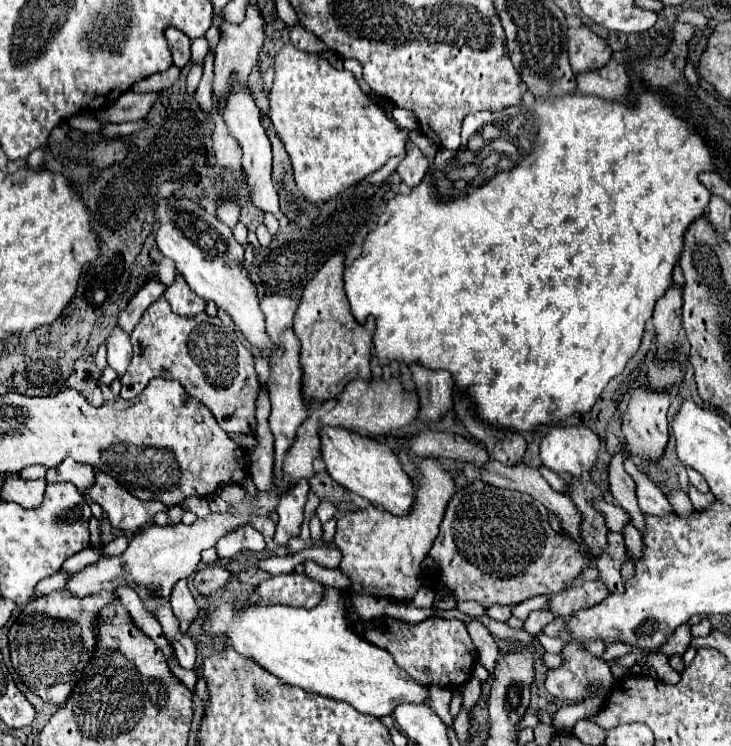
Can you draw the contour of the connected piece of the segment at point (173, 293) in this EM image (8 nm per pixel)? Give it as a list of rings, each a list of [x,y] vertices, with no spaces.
[[[176,275],[176,281],[164,291],[164,297],[176,315],[194,317],[206,309],[206,301],[186,285],[182,275]]]

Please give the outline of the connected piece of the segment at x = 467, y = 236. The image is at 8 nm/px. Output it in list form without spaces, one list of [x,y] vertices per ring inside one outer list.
[[[634,85],[634,93],[636,93],[638,99],[636,99],[636,105],[630,105],[630,107],[624,105],[624,103],[616,103],[616,101],[610,103],[610,101],[604,101],[604,99],[598,99],[598,97],[592,97],[592,95],[588,95],[588,97],[586,95],[584,97],[580,97],[580,95],[564,95],[564,97],[550,99],[550,101],[536,99],[534,105],[528,107],[528,109],[524,109],[524,107],[510,107],[510,109],[504,109],[504,111],[498,111],[498,113],[480,111],[480,113],[472,113],[472,115],[468,115],[464,119],[464,125],[462,125],[462,145],[456,151],[438,149],[438,153],[436,153],[432,165],[428,167],[428,173],[422,179],[422,183],[418,187],[414,187],[408,197],[398,195],[392,201],[388,201],[386,213],[382,213],[378,217],[376,229],[366,237],[366,241],[362,245],[362,255],[344,271],[344,291],[346,291],[348,301],[352,303],[350,311],[352,311],[354,319],[358,323],[362,323],[362,325],[366,323],[368,317],[376,319],[374,355],[378,357],[380,367],[384,367],[384,365],[388,365],[392,361],[398,361],[398,363],[404,363],[404,365],[420,363],[422,367],[426,367],[430,371],[444,369],[444,371],[448,371],[452,375],[452,379],[456,383],[456,389],[468,397],[468,401],[476,409],[476,417],[480,421],[486,421],[488,425],[494,425],[494,427],[500,427],[500,429],[518,431],[518,433],[532,431],[538,425],[550,425],[554,421],[564,421],[566,417],[572,417],[574,413],[584,415],[584,413],[588,413],[592,409],[592,405],[600,397],[600,393],[608,385],[608,381],[612,377],[620,375],[624,371],[628,359],[638,351],[640,339],[642,339],[642,333],[644,333],[644,325],[652,317],[652,309],[654,309],[656,301],[666,293],[668,285],[672,283],[672,269],[674,269],[674,265],[680,259],[680,251],[682,251],[682,243],[684,243],[684,231],[694,221],[694,217],[698,219],[706,211],[706,205],[710,201],[710,191],[706,191],[706,187],[698,181],[698,173],[714,169],[714,159],[710,157],[712,155],[710,147],[704,143],[704,139],[696,133],[696,129],[690,123],[686,123],[684,119],[678,119],[674,115],[674,111],[666,105],[666,101],[662,97],[658,97],[656,93],[648,93],[640,85]]]

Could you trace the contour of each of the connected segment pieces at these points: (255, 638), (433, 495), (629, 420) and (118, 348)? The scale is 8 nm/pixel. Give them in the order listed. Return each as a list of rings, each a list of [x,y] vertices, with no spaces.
[[[326,587],[324,599],[314,609],[298,609],[298,607],[284,607],[284,605],[248,605],[246,609],[232,603],[222,603],[212,613],[208,613],[208,619],[204,621],[204,631],[218,637],[226,635],[232,643],[232,647],[242,653],[244,657],[256,661],[266,671],[274,673],[288,685],[302,687],[308,693],[324,695],[336,701],[350,703],[356,711],[372,715],[372,717],[384,717],[394,711],[400,703],[426,703],[428,699],[428,687],[416,683],[402,667],[396,665],[394,657],[386,651],[376,647],[374,643],[358,637],[348,625],[344,617],[344,605],[342,605],[342,593],[338,589]]]
[[[424,459],[420,463],[420,483],[416,493],[416,503],[410,515],[396,517],[388,511],[370,505],[360,511],[340,511],[332,503],[322,501],[316,509],[316,516],[322,523],[332,518],[338,521],[334,543],[342,551],[340,569],[352,579],[350,593],[366,593],[376,597],[390,597],[396,601],[410,601],[418,587],[424,583],[424,573],[420,569],[422,559],[428,555],[446,505],[454,491],[454,481],[448,471],[434,459]]]
[[[642,387],[632,391],[628,409],[622,415],[622,435],[626,453],[630,453],[632,457],[642,457],[644,461],[650,463],[656,463],[660,459],[668,443],[668,421],[666,421],[668,407],[670,407],[670,391],[656,393]]]
[[[116,325],[110,337],[106,339],[106,347],[108,347],[108,365],[116,369],[118,375],[124,375],[124,371],[130,365],[130,357],[132,357],[130,337]]]

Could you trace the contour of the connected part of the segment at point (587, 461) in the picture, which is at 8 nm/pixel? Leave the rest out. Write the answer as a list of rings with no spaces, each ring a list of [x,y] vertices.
[[[552,427],[540,443],[542,465],[564,477],[590,473],[596,467],[600,437],[588,427]]]

